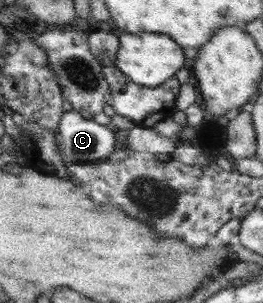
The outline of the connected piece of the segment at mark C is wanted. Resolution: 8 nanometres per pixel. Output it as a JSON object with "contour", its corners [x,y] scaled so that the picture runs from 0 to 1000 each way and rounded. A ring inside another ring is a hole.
{"contour":[[[266,363],[228,403],[232,495],[281,541],[399,528],[441,492],[441,429]]]}

